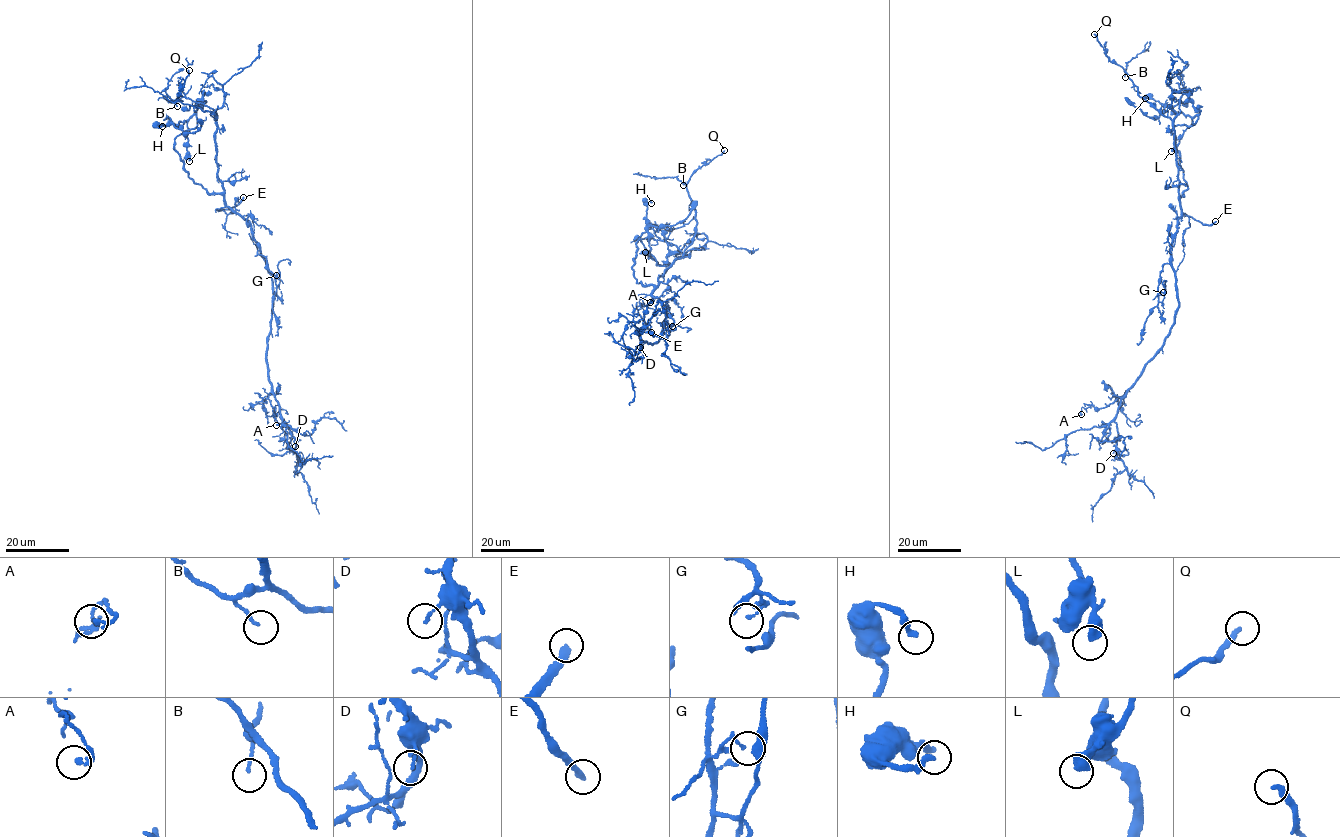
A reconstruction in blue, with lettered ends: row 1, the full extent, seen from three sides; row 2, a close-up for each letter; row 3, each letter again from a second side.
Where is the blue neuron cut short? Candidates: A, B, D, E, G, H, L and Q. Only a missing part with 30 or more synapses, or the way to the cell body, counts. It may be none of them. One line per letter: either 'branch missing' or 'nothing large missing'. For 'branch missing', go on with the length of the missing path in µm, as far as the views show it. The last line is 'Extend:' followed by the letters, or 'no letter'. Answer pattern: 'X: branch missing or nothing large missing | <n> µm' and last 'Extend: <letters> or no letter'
A: nothing large missing
B: nothing large missing
D: nothing large missing
E: branch missing | 100 µm
G: nothing large missing
H: nothing large missing
L: nothing large missing
Q: nothing large missing
Extend: E

